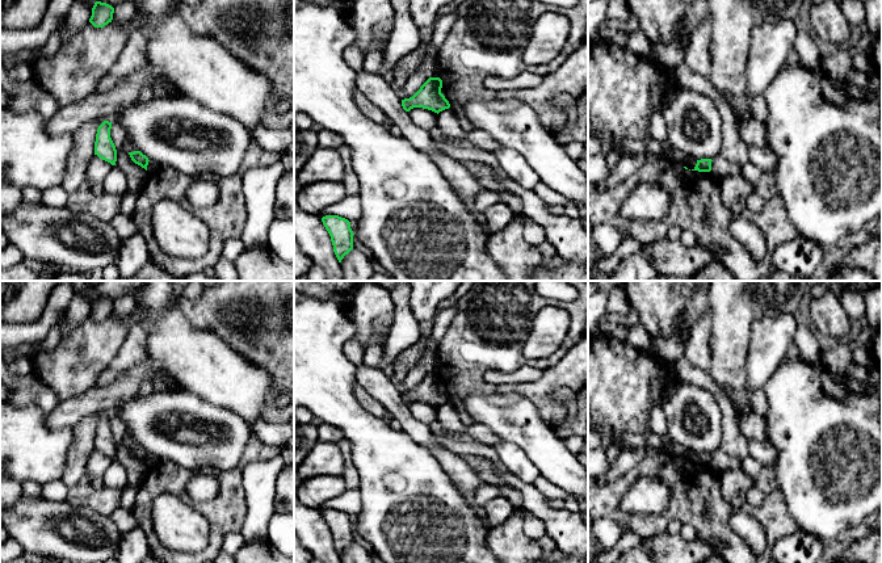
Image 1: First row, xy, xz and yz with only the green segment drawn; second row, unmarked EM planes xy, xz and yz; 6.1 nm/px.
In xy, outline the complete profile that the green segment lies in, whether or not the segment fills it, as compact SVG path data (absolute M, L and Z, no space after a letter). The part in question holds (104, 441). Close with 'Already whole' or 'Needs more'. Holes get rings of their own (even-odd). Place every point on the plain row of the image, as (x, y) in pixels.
M104 415L98 420L94 436L94 449L110 457L112 459L116 459L117 444L110 432L110 423L112 423L112 416L109 415Z. Already whole

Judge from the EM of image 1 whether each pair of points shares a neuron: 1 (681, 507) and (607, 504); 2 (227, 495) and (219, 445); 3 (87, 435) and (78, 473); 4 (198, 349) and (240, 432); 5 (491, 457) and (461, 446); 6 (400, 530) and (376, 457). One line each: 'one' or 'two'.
1: one
2: two
3: one
4: two
5: one
6: one

